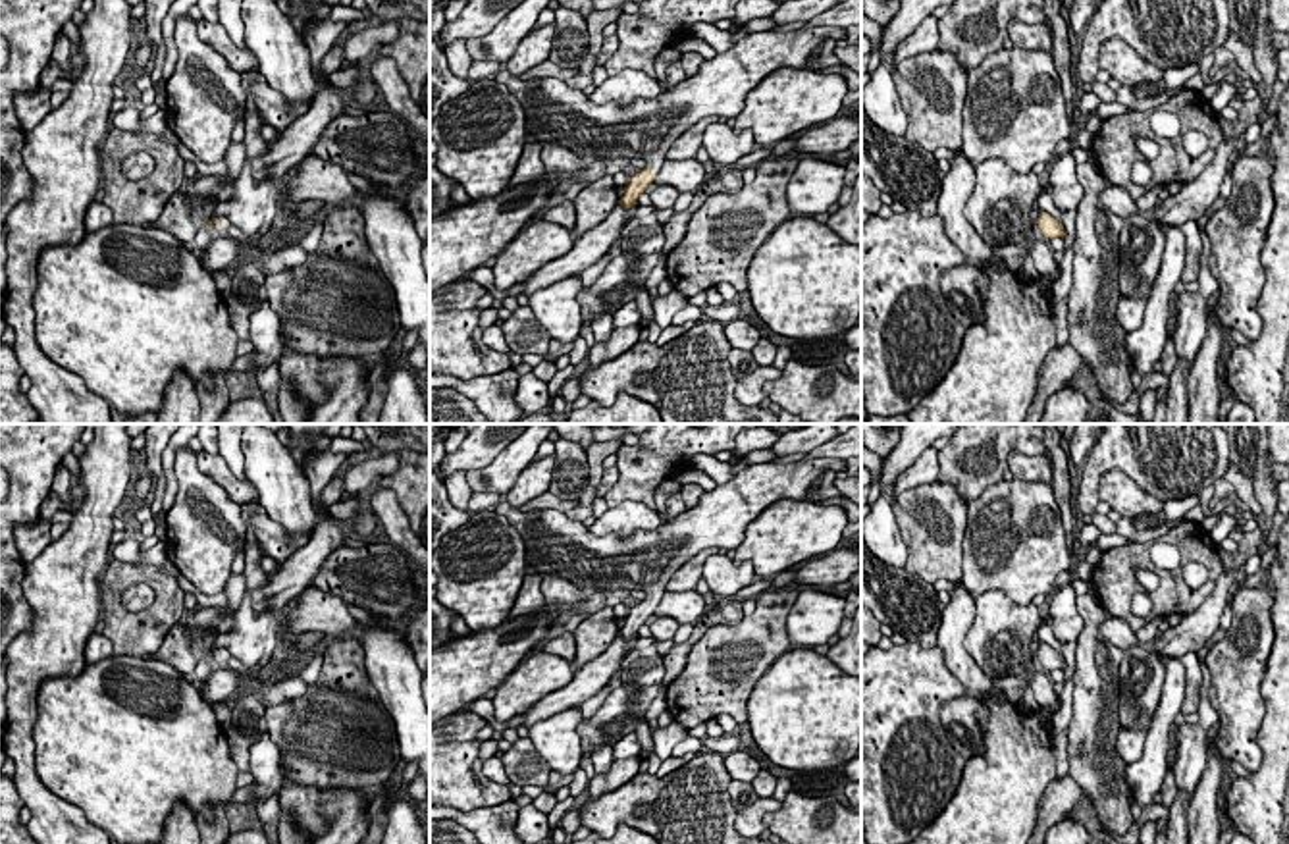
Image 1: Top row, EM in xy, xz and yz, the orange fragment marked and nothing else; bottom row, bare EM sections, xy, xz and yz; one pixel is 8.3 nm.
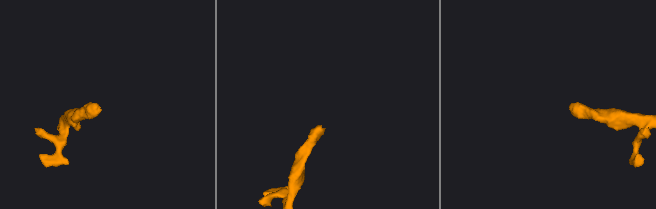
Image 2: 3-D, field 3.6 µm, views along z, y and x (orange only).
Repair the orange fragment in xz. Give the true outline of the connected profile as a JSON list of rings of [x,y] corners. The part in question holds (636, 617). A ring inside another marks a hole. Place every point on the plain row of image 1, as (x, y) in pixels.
[[[842,459],[807,462],[759,462],[732,480],[705,491],[694,509],[686,509],[655,530],[636,530],[622,538],[595,536],[582,520],[555,509],[520,511],[495,505],[522,536],[526,563],[541,576],[555,574],[574,586],[638,590],[645,597],[628,609],[620,636],[630,640],[655,613],[671,576],[703,549],[736,549],[746,528],[773,503],[805,501],[807,489],[827,470],[846,468]]]

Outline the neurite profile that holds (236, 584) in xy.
[[[231,574],[225,582],[224,593],[227,595],[227,607],[222,611],[218,632],[225,634],[233,630],[233,617],[243,601],[247,590],[245,574]]]

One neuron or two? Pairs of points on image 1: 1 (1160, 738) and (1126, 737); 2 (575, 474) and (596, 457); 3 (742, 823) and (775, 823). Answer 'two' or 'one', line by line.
1: two
2: two
3: two

